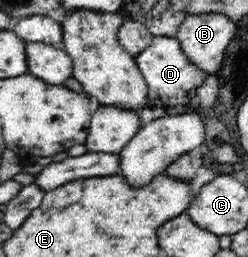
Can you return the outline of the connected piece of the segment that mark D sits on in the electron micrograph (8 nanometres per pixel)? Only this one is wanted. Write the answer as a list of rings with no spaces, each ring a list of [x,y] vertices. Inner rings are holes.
[[[153,36],[150,47],[144,49],[135,59],[148,86],[148,107],[167,108],[168,106],[176,107],[176,105],[187,107],[193,105],[197,100],[198,88],[208,77],[208,73],[190,62],[176,37]]]

